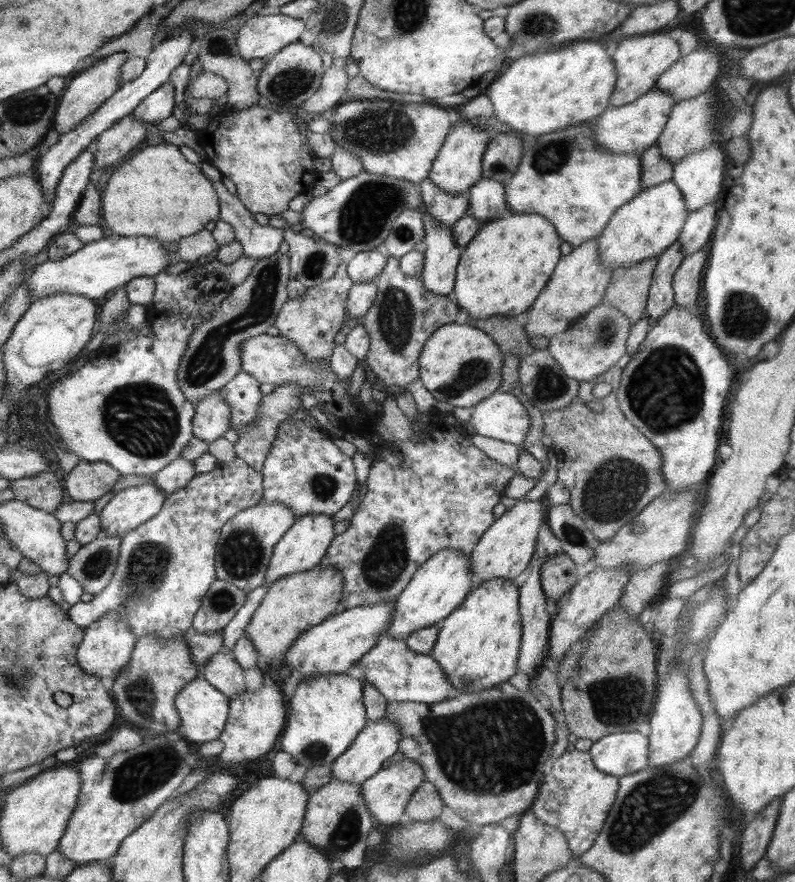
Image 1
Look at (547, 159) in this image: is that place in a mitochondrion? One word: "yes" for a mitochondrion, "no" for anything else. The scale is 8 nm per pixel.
yes

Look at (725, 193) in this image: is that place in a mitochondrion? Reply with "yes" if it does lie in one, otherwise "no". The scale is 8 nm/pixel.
no

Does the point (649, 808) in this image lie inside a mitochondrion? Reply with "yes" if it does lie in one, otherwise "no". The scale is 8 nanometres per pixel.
yes

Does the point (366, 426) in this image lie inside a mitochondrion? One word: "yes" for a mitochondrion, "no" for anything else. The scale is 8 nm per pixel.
no

